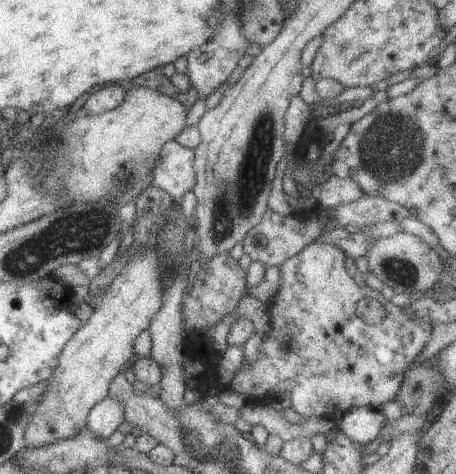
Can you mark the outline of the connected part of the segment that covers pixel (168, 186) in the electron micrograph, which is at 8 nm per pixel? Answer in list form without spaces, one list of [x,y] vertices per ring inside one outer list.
[[[174,140],[165,142],[159,158],[151,170],[150,186],[155,186],[171,196],[175,204],[195,186],[193,158],[195,150],[177,144]]]

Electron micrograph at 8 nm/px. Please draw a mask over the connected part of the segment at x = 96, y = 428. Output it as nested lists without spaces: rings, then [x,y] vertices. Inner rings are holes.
[[[105,396],[89,410],[86,428],[97,438],[108,439],[113,436],[117,426],[123,422],[123,406],[119,400]]]

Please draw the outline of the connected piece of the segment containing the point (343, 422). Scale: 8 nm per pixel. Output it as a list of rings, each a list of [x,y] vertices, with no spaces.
[[[363,406],[346,411],[337,422],[337,428],[347,435],[349,440],[357,444],[367,445],[380,434],[385,421],[381,411],[373,407]]]

